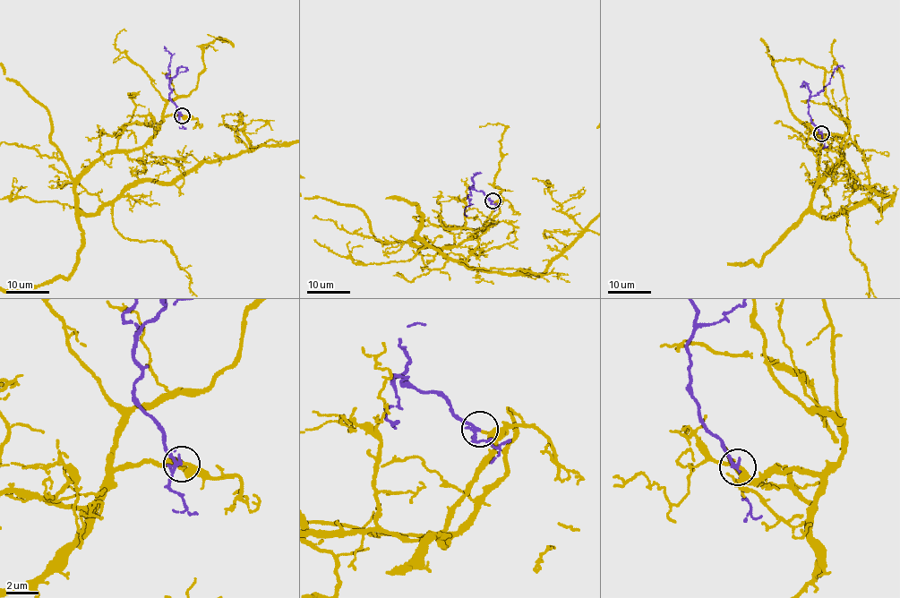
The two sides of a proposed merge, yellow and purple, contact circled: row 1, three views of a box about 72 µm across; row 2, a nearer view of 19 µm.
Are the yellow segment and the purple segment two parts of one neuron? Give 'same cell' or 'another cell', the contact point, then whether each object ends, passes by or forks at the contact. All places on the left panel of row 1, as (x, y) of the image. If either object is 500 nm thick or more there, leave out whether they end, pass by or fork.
same cell | (182, 115) | yellow ends | purple passes by

